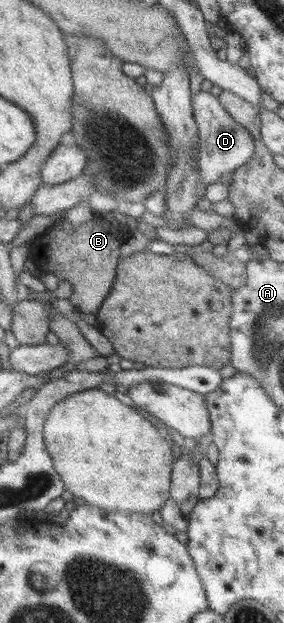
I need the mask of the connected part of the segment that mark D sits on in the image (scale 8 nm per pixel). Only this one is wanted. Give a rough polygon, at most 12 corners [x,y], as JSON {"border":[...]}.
{"border":[[211,92],[192,95],[199,201],[252,156],[251,132]]}

